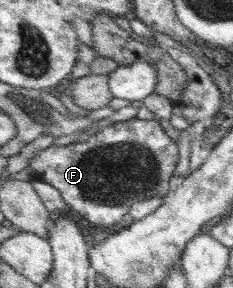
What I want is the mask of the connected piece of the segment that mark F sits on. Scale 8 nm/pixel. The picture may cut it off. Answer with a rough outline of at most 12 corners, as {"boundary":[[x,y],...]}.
{"boundary":[[158,120],[104,126],[28,161],[76,214],[120,223],[170,191],[178,145]]}

